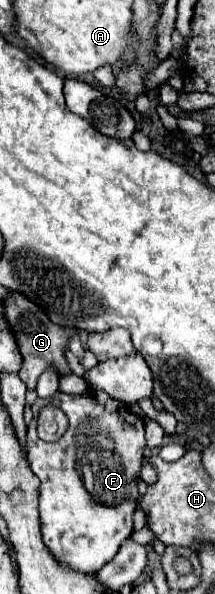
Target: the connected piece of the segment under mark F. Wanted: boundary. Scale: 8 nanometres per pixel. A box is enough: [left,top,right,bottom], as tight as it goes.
[27,391,145,573]

